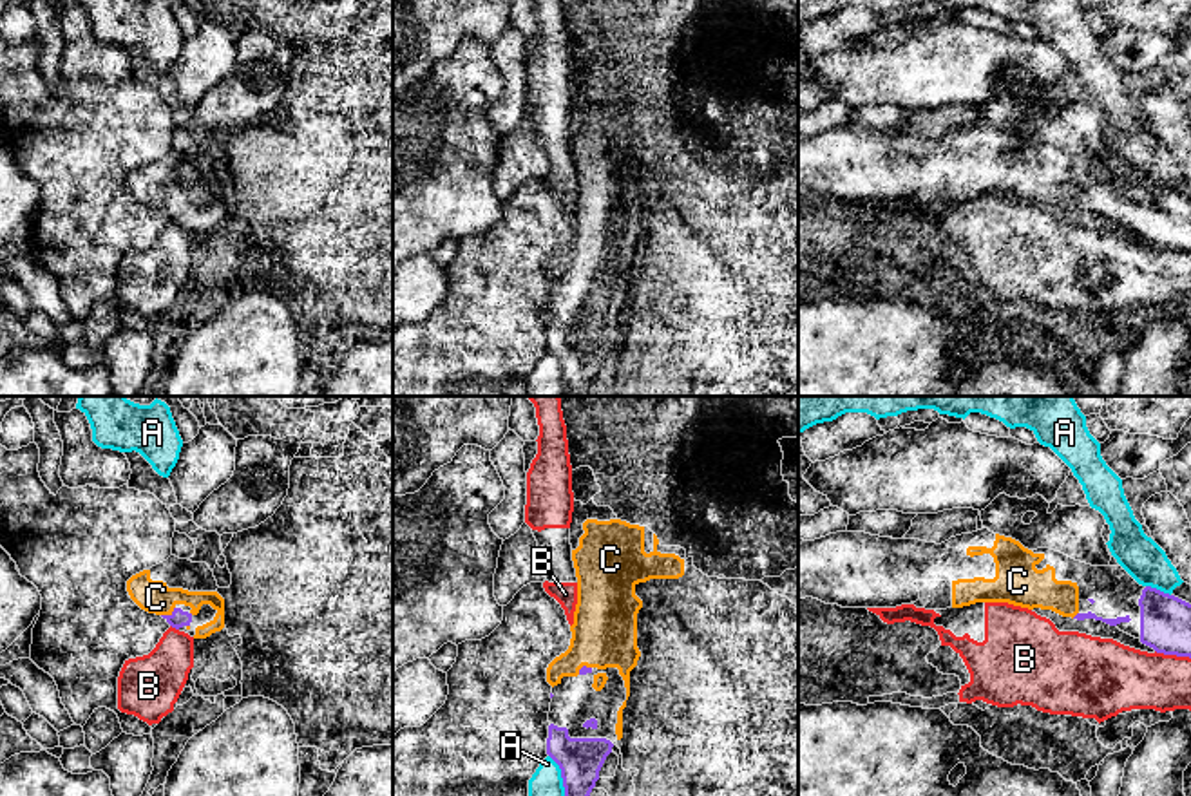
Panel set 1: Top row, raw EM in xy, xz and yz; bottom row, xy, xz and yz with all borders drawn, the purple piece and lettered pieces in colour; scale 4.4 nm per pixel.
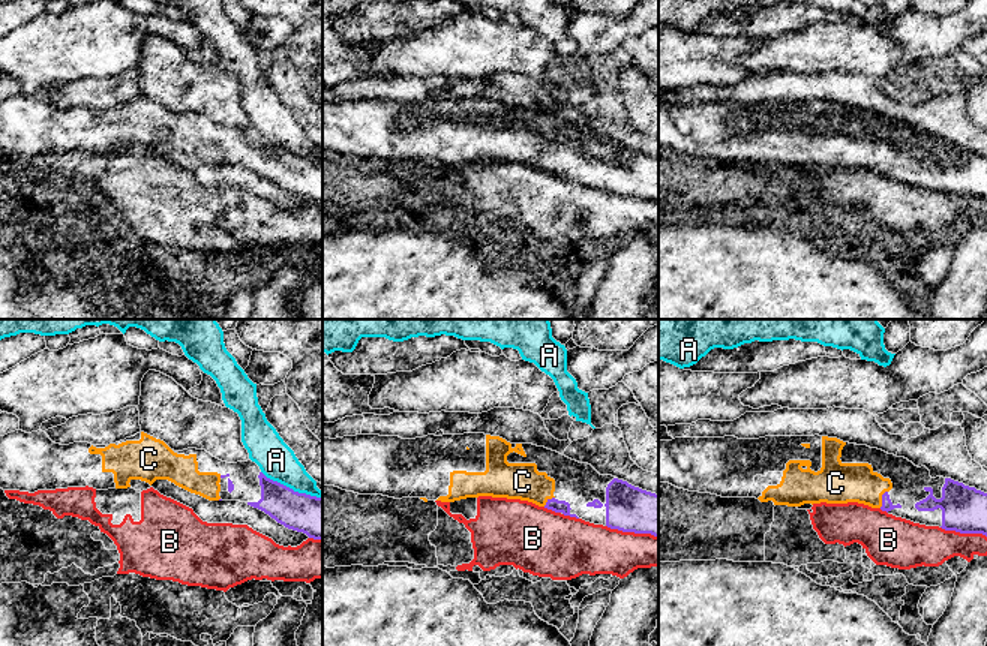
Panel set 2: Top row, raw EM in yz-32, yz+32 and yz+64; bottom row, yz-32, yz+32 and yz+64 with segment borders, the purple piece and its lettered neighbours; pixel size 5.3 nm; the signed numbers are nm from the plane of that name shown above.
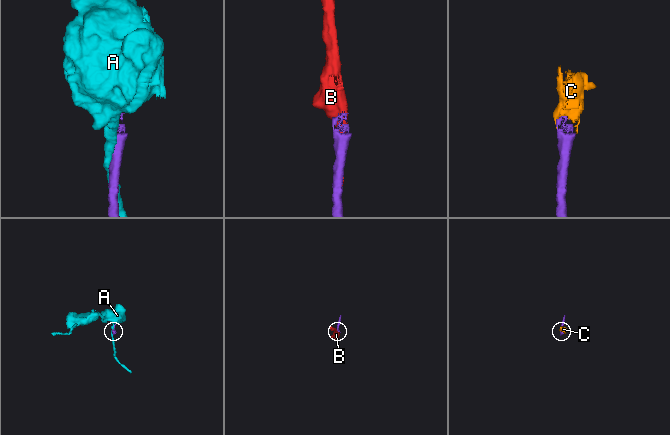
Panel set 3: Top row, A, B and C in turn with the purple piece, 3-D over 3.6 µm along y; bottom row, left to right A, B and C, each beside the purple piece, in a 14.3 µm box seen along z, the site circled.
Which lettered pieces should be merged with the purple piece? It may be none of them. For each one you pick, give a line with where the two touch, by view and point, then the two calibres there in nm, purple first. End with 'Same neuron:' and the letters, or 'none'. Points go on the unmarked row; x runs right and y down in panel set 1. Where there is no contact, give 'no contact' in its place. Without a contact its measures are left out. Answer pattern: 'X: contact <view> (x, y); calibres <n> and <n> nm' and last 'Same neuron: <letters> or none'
C: contact xy (169, 210); calibres 80 and 140 nm
Same neuron: C

